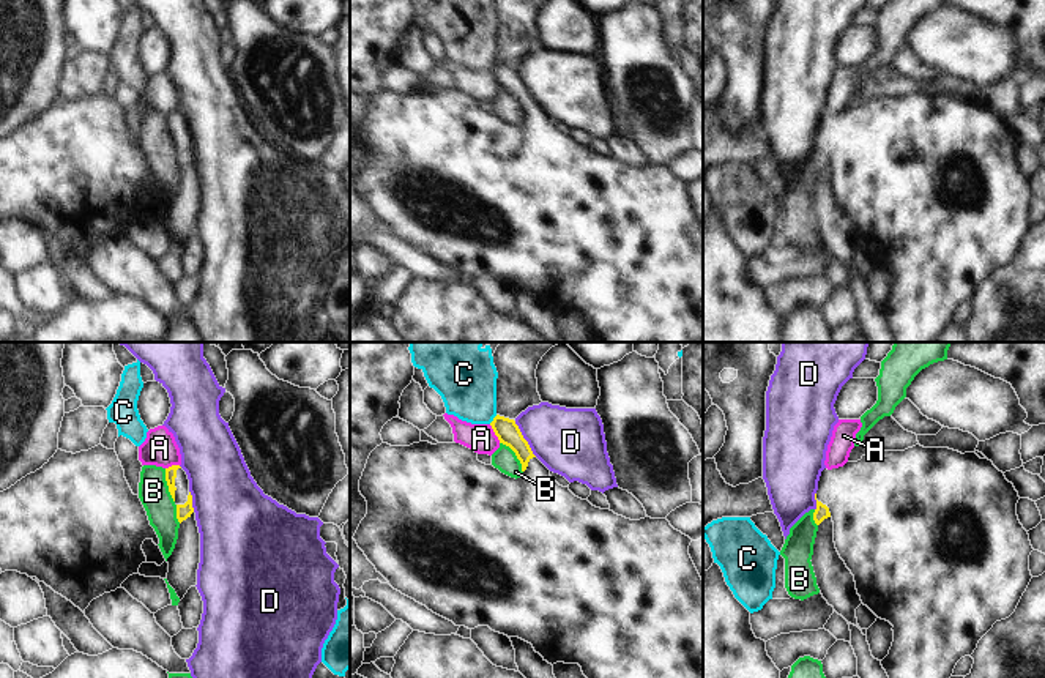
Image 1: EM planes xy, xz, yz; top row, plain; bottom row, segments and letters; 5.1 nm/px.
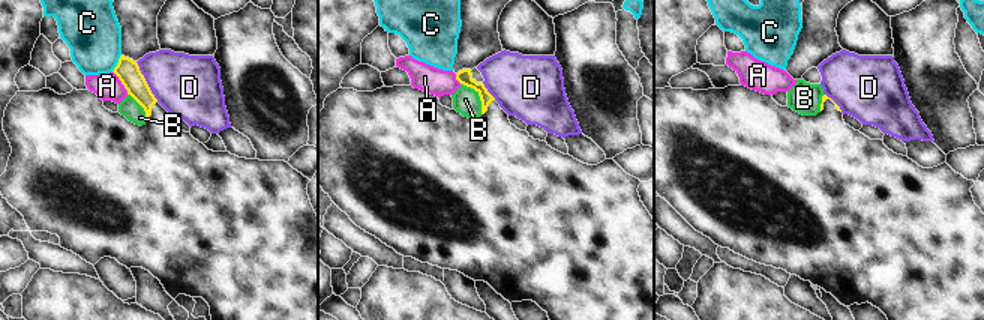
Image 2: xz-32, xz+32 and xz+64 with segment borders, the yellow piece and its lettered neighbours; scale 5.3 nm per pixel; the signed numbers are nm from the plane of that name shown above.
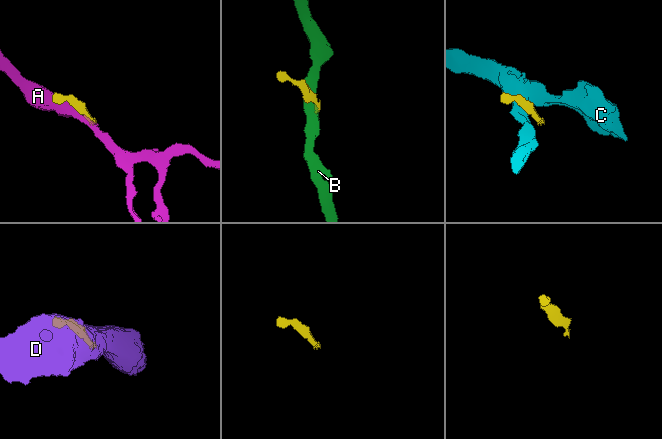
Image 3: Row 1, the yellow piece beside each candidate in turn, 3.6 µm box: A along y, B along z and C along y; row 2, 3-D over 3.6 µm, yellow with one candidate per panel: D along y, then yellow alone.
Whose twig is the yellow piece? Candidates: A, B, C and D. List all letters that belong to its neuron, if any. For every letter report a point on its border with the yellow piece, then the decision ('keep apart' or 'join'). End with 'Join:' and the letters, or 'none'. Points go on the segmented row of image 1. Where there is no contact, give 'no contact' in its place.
A: meets yellow in xz at (495, 434); keep apart
B: meets yellow in xz at (516, 454); keep apart
C: meets yellow in xz at (494, 420); keep apart
D: meets yellow in xz at (524, 439); keep apart
Join: none

